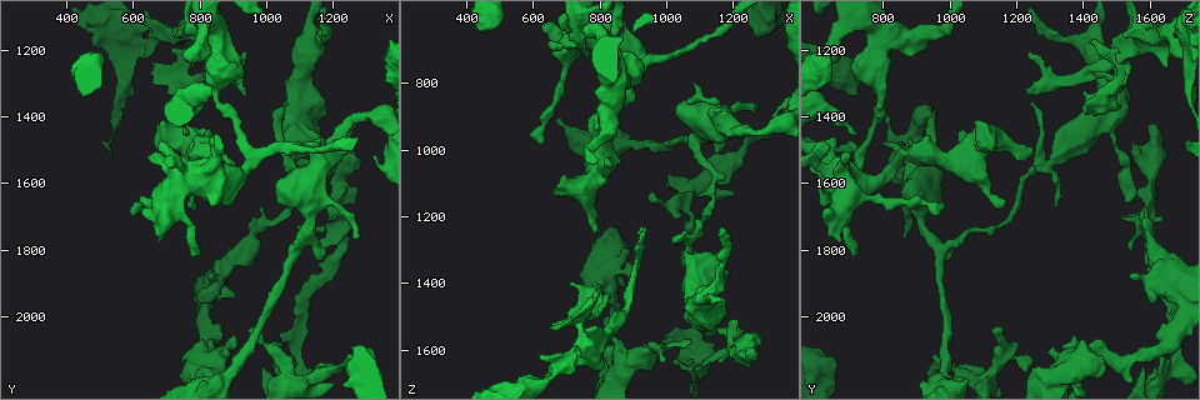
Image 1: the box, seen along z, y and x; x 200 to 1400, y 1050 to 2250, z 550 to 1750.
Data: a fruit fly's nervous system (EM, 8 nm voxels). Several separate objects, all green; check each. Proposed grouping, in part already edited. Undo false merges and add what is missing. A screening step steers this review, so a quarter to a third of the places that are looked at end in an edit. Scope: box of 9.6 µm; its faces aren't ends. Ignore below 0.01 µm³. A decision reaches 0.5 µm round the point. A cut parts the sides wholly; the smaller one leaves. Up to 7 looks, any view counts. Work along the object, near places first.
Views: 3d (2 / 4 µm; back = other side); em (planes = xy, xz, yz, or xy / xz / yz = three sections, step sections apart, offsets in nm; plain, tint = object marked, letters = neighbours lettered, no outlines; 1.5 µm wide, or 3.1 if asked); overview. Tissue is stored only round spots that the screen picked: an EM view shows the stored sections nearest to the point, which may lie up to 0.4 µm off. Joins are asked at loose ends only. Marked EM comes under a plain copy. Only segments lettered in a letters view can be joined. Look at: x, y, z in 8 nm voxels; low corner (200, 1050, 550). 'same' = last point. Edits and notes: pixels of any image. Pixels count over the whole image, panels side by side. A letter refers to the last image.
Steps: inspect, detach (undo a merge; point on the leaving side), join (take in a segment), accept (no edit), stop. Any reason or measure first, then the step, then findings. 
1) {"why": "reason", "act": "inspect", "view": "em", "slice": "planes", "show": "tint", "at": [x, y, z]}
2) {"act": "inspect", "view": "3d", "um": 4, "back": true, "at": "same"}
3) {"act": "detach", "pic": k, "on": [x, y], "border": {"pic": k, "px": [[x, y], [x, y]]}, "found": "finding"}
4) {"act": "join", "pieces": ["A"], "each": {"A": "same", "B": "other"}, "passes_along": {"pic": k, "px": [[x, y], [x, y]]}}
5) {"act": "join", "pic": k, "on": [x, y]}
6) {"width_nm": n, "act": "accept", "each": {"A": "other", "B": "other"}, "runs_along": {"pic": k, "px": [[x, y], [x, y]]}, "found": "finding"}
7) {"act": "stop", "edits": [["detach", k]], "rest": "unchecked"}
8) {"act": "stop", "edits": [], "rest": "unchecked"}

{"why": "free end", "act": "inspect", "view": "3d", "um": 2, "back": true, "at": [1140, 2180, 1610]}

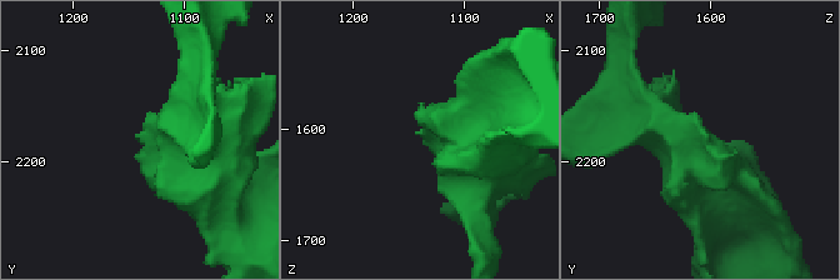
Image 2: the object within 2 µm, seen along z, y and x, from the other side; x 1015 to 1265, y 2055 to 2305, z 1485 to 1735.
{"act": "inspect", "view": "em", "slice": "yz", "step": 4, "show": "letters", "at": [1140, 2176, 1610]}

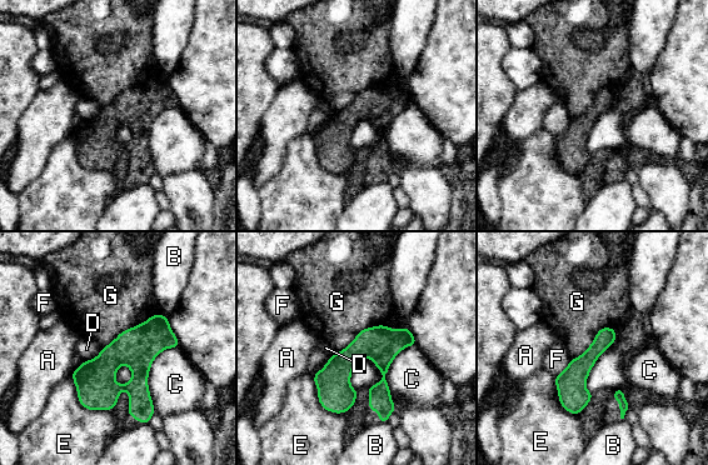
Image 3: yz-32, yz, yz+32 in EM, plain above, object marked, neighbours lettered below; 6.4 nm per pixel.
{"act": "inspect", "view": "em", "slice": "planes", "show": "letters", "at": "same"}

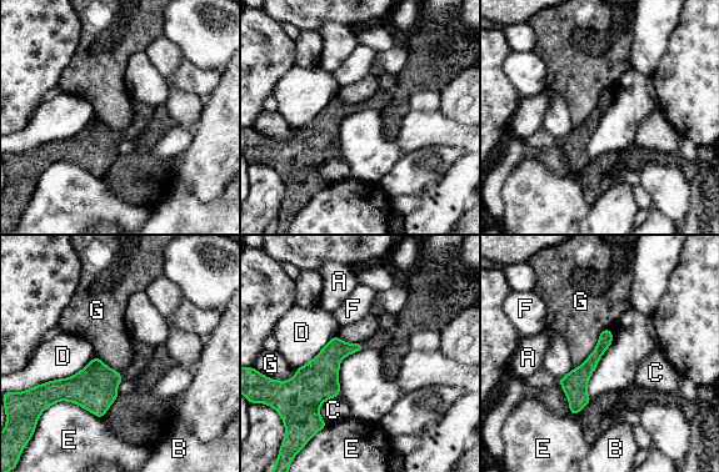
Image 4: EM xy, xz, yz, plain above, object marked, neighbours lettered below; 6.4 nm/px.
{"longest_contact_nm": ["D", 400], "act": "accept", "each": {"A": "other", "B": "other", "C": "other", "D": "other", "E": "other", "F": "other", "G": "other"}, "runs_along": {"pic": 4, "px": [[607, 332], [577, 378], [573, 411]]}, "found": "none of them fits"}

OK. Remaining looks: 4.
{"why": "arms part here", "act": "inspect", "view": "3d", "um": 2, "at": [1080, 1550, 1270]}

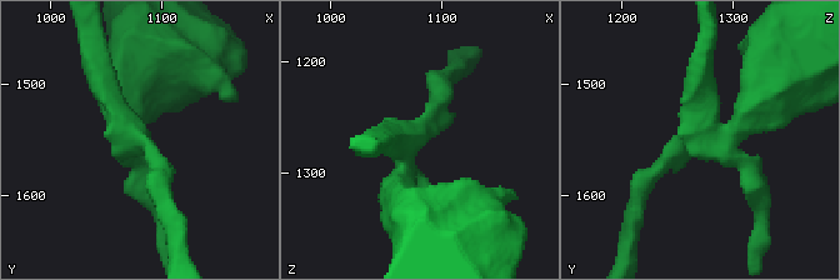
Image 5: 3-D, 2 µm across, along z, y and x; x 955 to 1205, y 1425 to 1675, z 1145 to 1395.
{"why": "need the tissue", "act": "inspect", "view": "em", "slice": "planes", "show": "tint", "at": [1072, 1544, 1266]}

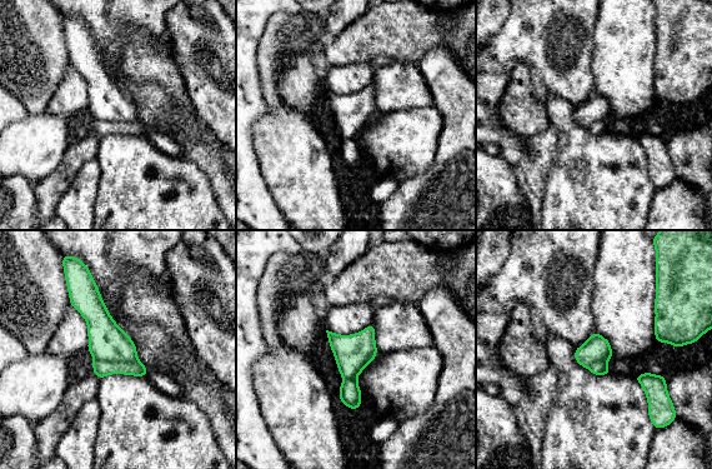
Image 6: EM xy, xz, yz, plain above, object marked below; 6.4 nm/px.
{"why": "what lies round it", "act": "inspect", "view": "em", "slice": "planes", "show": "letters", "at": "same"}

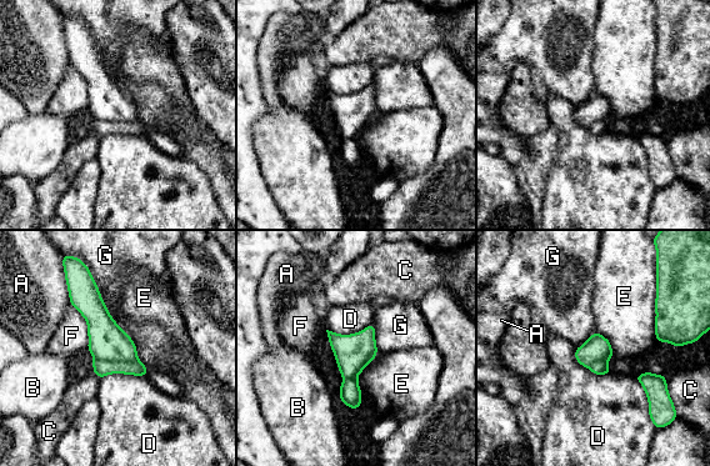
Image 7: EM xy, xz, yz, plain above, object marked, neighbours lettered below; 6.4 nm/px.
{"act": "detach", "pic": 7, "on": [101, 367], "each": {"A": "other", "B": "other", "C": "other", "D": "other", "E": "other", "F": "other", "G": "other"}, "found": "a second neuron is stuck on"}

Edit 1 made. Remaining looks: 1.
{"act": "stop", "edits": [["detach", 7]], "rest": "unchecked"}

